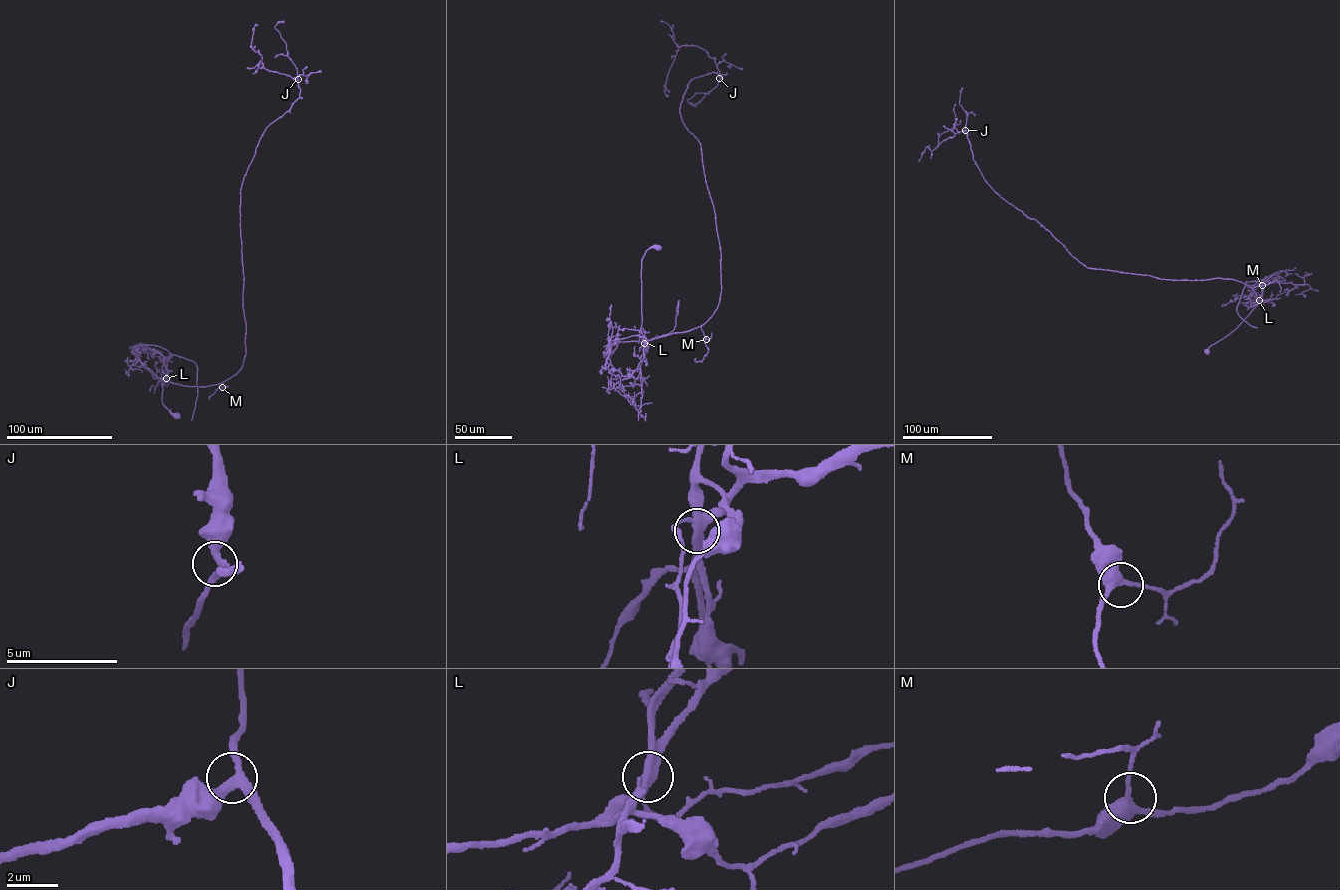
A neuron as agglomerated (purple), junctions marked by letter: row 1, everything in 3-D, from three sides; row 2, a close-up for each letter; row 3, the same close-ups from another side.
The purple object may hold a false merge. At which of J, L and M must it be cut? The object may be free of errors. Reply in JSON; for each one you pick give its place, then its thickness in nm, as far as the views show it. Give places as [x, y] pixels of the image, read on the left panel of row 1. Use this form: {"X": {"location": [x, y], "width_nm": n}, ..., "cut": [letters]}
{"L": {"location": [166, 378], "width_nm": 360}, "cut": ["L"]}

